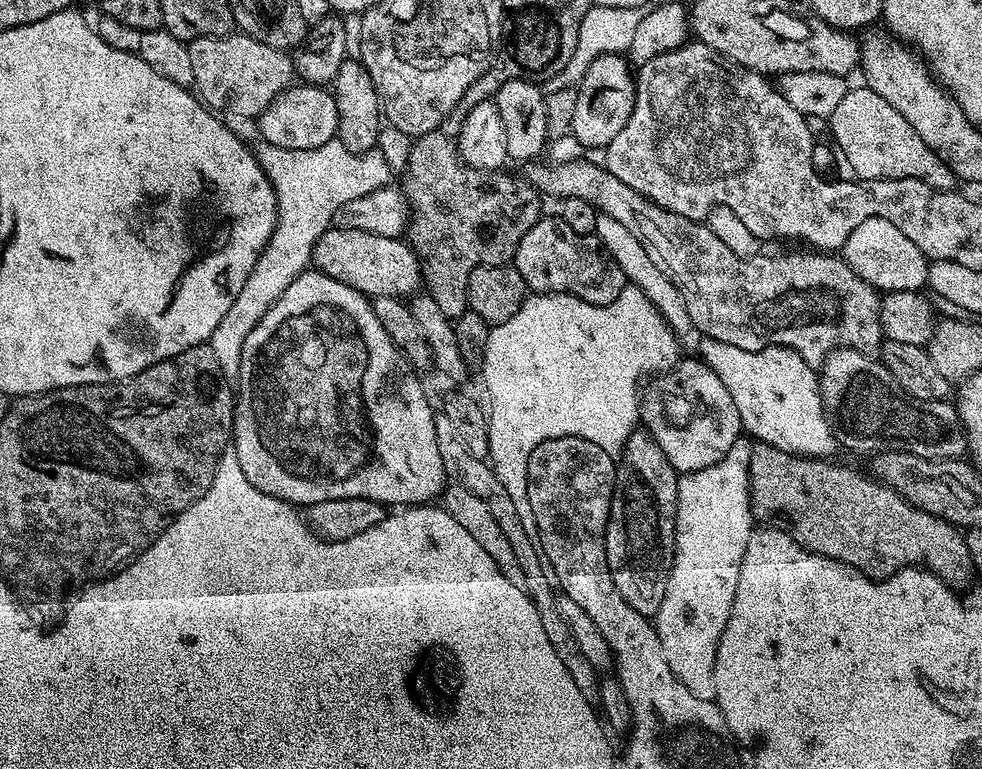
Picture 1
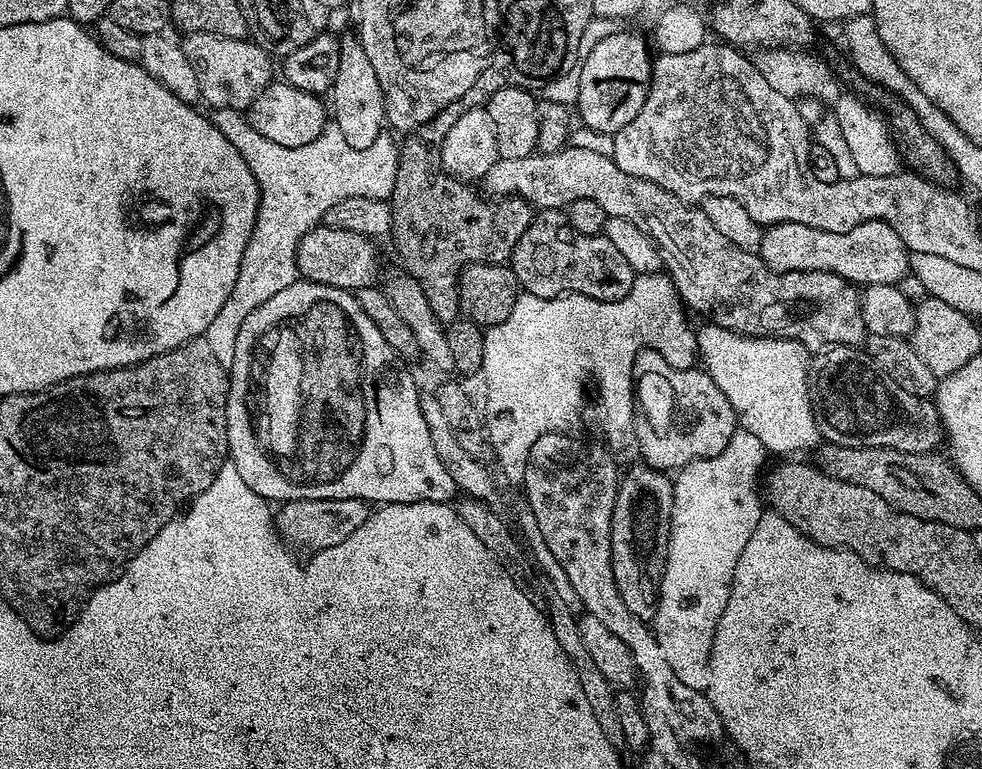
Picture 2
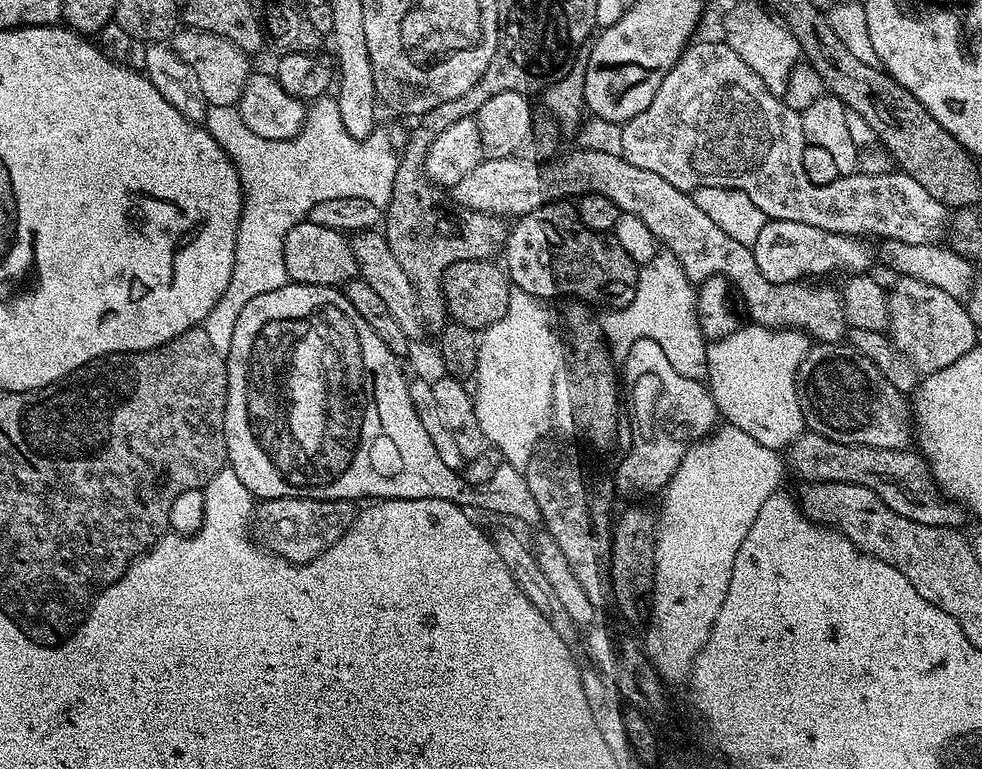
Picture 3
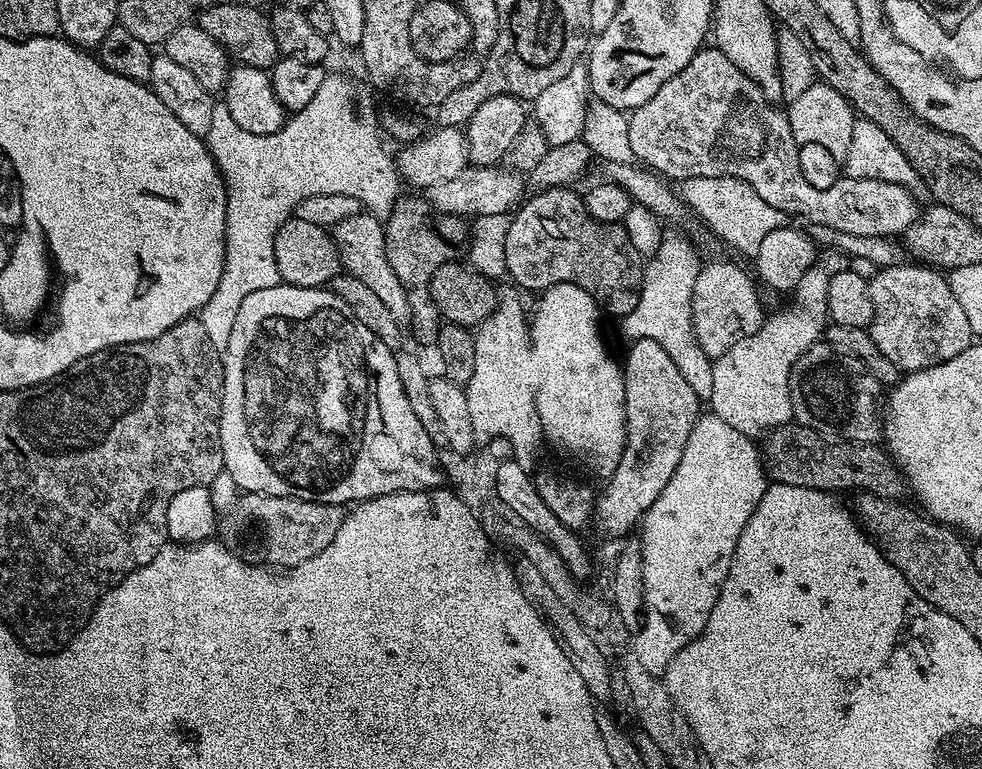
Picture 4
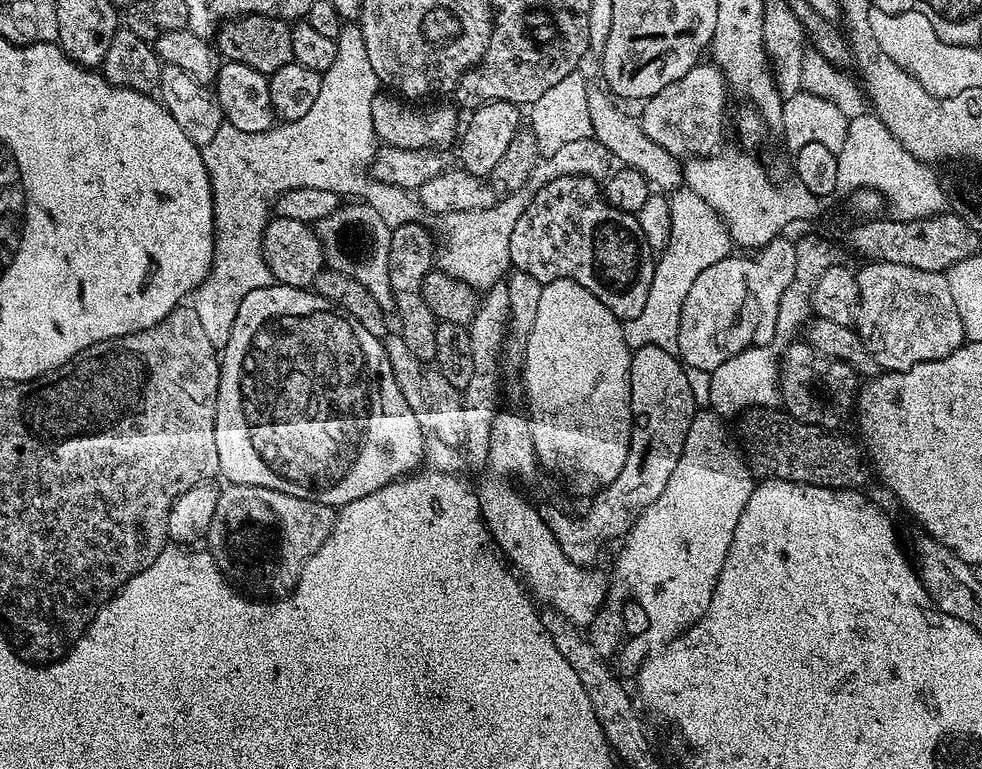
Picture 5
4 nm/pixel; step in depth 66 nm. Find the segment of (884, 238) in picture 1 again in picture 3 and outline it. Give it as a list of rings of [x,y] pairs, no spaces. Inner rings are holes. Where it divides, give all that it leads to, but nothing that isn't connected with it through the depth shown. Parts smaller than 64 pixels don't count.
[[[789,219],[765,221],[762,231],[756,239],[756,246],[760,258],[766,265],[766,271],[771,281],[776,284],[782,282],[796,282],[820,278],[832,270],[846,270],[845,273],[859,275],[867,273],[876,258],[867,239],[834,234],[832,231],[820,230],[816,226],[809,226],[802,222],[792,222]]]

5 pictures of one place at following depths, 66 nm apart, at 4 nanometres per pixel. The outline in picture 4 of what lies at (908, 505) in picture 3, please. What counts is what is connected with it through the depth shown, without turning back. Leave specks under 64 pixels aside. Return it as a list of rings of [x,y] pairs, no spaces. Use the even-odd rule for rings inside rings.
[[[795,422],[773,428],[763,440],[764,470],[777,484],[786,484],[789,488],[813,488],[833,494],[856,488],[887,500],[900,500],[903,492],[906,492],[904,473],[897,468],[895,460],[887,451],[876,444],[839,440],[837,436],[827,436],[810,426]]]

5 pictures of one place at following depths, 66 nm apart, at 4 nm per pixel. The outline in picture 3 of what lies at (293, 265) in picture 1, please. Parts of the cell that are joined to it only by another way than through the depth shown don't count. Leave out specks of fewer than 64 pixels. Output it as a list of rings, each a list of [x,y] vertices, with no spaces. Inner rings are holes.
[[[328,94],[307,105],[302,130],[289,140],[271,140],[254,134],[254,130],[242,122],[240,109],[236,106],[211,106],[202,123],[208,129],[210,138],[214,138],[214,142],[218,142],[234,162],[240,175],[240,189],[244,192],[230,286],[226,286],[226,294],[218,298],[214,310],[210,310],[202,325],[214,350],[218,350],[220,356],[227,357],[230,338],[234,338],[234,322],[238,314],[242,314],[246,302],[258,298],[258,294],[270,294],[270,290],[278,290],[283,284],[289,283],[284,257],[286,234],[290,234],[290,230],[294,230],[294,226],[305,219],[318,202],[328,202],[330,198],[366,198],[366,202],[374,202],[374,206],[381,210],[387,208],[394,190],[394,174],[398,170],[398,152],[392,149],[392,140],[388,136],[373,134],[364,140],[356,140],[346,134],[346,126],[342,126],[342,114],[338,114],[335,99]]]

